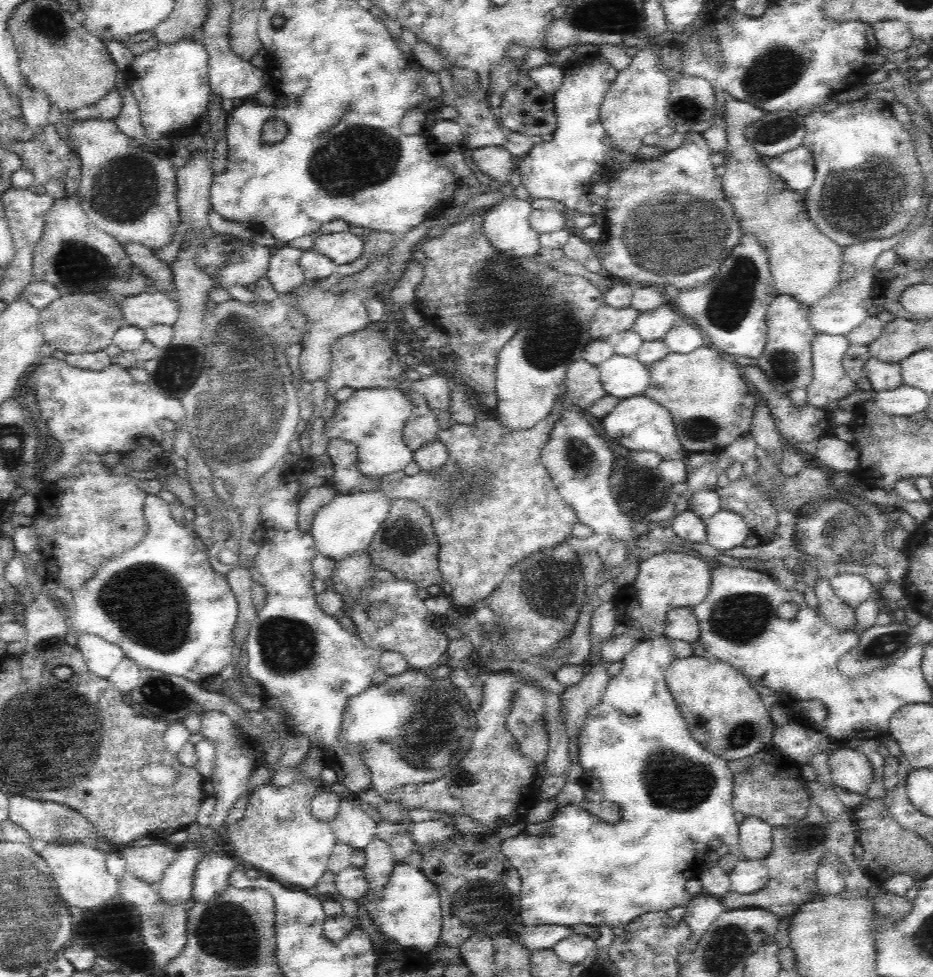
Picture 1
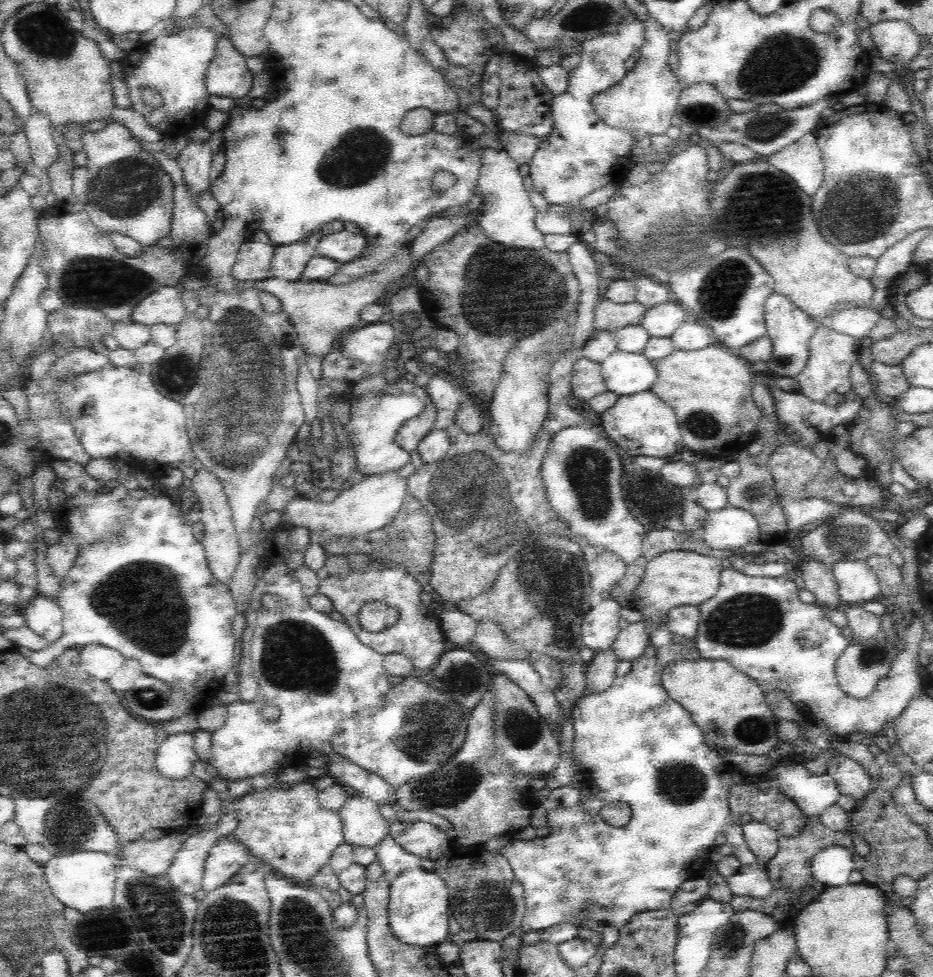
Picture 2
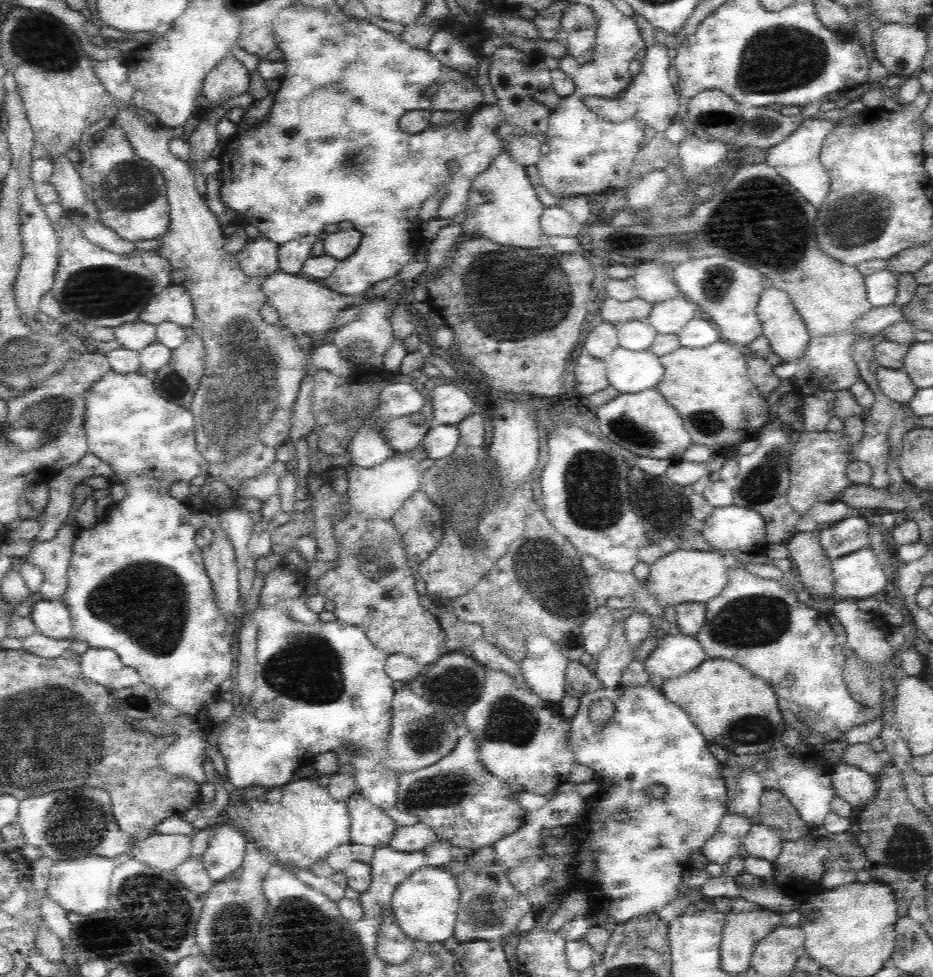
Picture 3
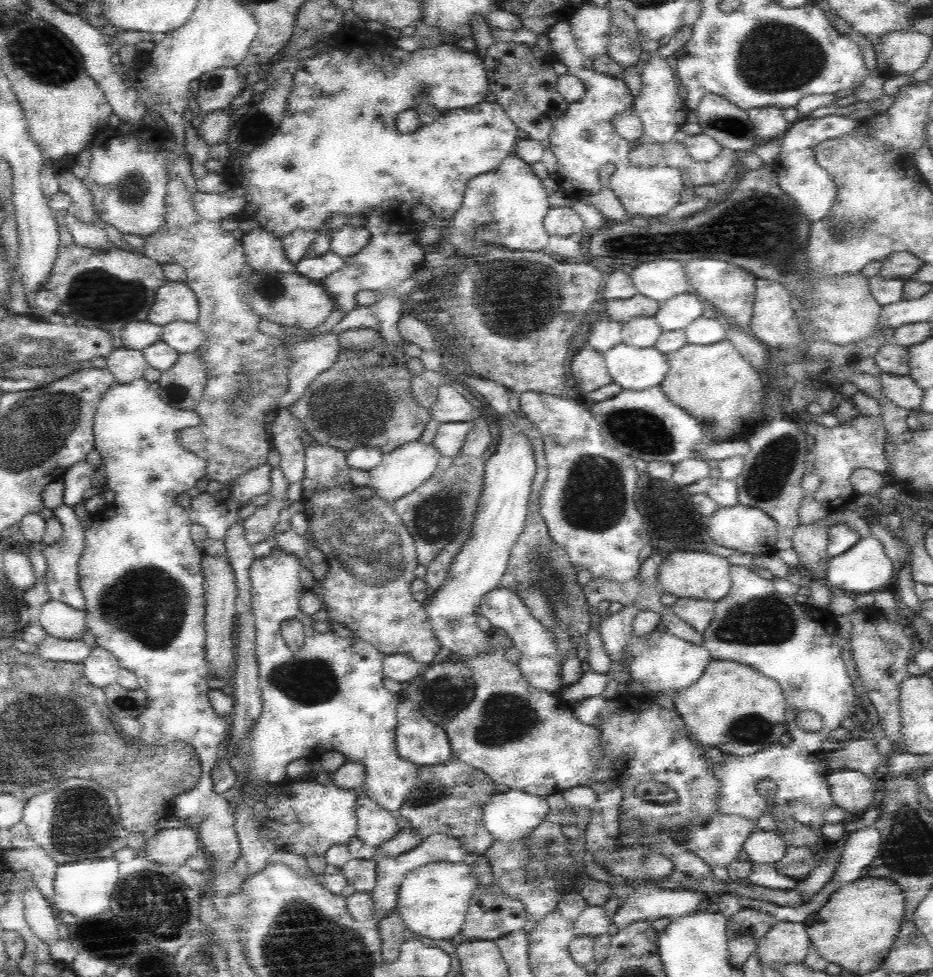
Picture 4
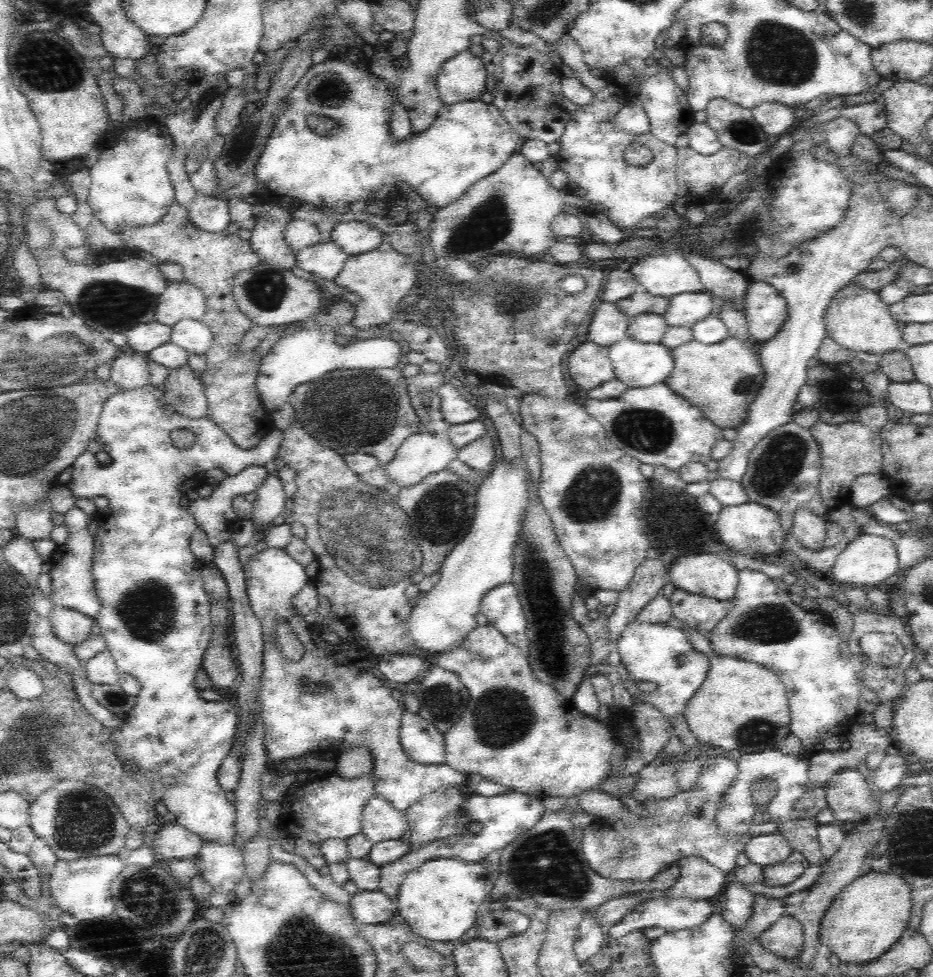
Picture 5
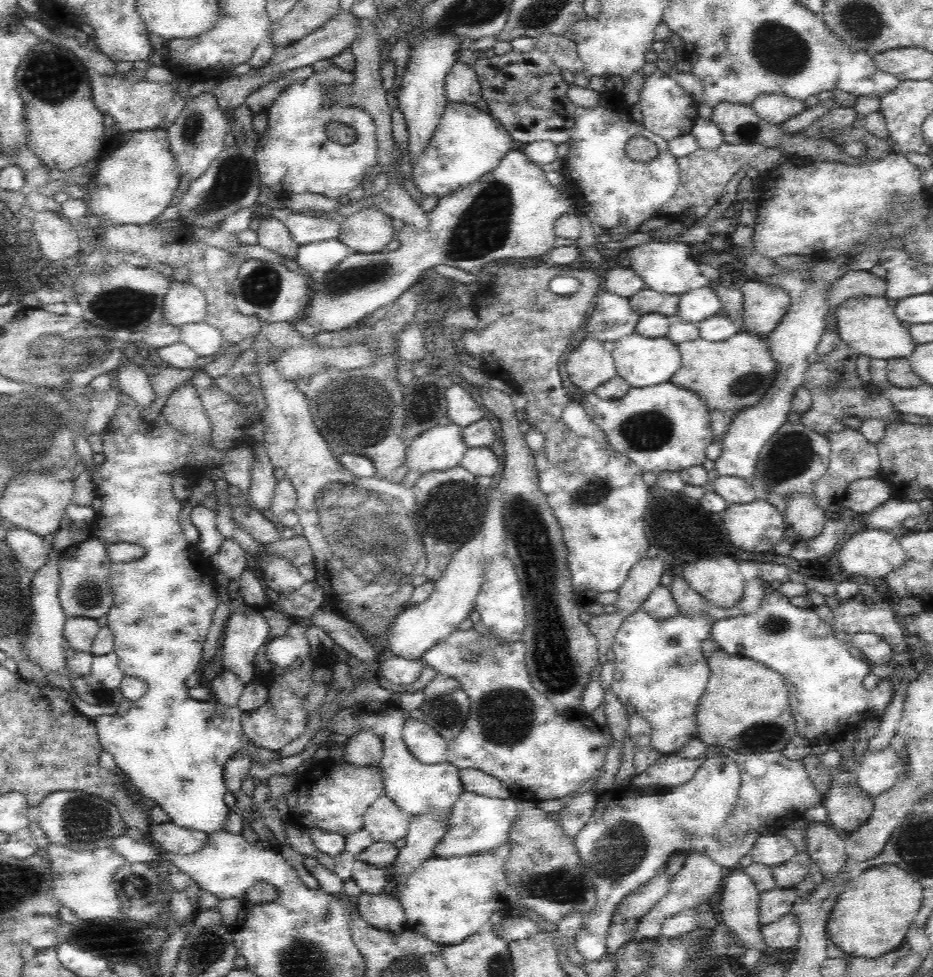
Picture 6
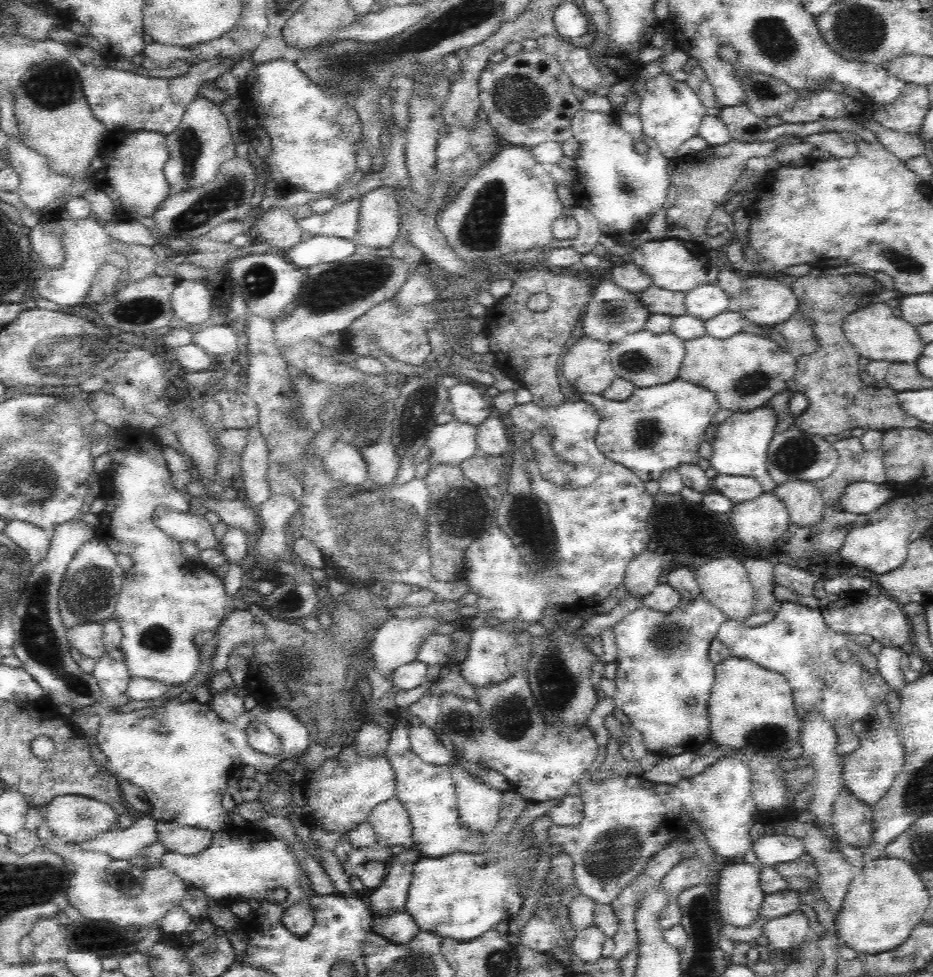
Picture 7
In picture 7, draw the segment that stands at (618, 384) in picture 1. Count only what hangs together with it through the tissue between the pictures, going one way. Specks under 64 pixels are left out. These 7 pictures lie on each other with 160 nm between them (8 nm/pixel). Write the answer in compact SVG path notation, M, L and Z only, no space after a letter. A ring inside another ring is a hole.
M644 329L626 335L619 343L612 343L609 347L611 365L617 376L629 380L640 388L668 384L668 380L678 378L685 356L684 340L678 338L672 331L654 334Z

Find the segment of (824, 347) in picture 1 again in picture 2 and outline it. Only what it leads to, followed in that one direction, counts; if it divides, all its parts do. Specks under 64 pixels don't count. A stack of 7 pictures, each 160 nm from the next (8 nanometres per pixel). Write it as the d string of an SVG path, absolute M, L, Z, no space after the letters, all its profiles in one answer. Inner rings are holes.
M822 323L812 335L809 344L809 359L804 370L795 376L799 382L798 392L814 402L824 403L823 400L832 392L845 395L852 388L850 368L858 359L858 343L854 337L836 332L830 324Z

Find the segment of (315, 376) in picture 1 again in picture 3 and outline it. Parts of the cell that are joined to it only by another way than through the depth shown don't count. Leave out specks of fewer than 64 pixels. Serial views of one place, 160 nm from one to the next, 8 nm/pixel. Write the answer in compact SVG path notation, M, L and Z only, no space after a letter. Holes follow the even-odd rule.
M282 271L268 275L261 291L264 292L267 302L278 311L278 324L291 329L296 336L306 334L310 338L320 338L329 332L342 310L348 308L355 297L326 288L317 280L308 280Z

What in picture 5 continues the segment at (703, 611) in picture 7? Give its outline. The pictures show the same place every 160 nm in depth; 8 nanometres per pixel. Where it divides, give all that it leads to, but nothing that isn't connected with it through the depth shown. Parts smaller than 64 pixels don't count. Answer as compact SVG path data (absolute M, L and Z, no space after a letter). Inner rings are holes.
M635 621L620 634L614 648L617 648L622 664L628 670L629 676L622 684L626 692L642 703L657 706L668 718L683 714L684 706L708 674L708 656L695 650L684 630L675 622L660 625ZM643 682L656 684L656 690L650 693L640 691L639 684Z

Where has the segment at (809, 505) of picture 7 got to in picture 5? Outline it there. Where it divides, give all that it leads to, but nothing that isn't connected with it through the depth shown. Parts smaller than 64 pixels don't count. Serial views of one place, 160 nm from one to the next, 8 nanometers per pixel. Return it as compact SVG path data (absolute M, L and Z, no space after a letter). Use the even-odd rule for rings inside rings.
M806 509L796 511L791 518L792 526L790 533L798 539L800 544L813 552L824 549L828 518L818 516Z

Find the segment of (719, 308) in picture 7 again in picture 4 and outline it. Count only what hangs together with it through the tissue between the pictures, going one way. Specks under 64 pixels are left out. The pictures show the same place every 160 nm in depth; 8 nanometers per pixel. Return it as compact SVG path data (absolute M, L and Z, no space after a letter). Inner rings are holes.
M690 291L660 303L655 317L663 331L684 331L706 308L705 302Z

